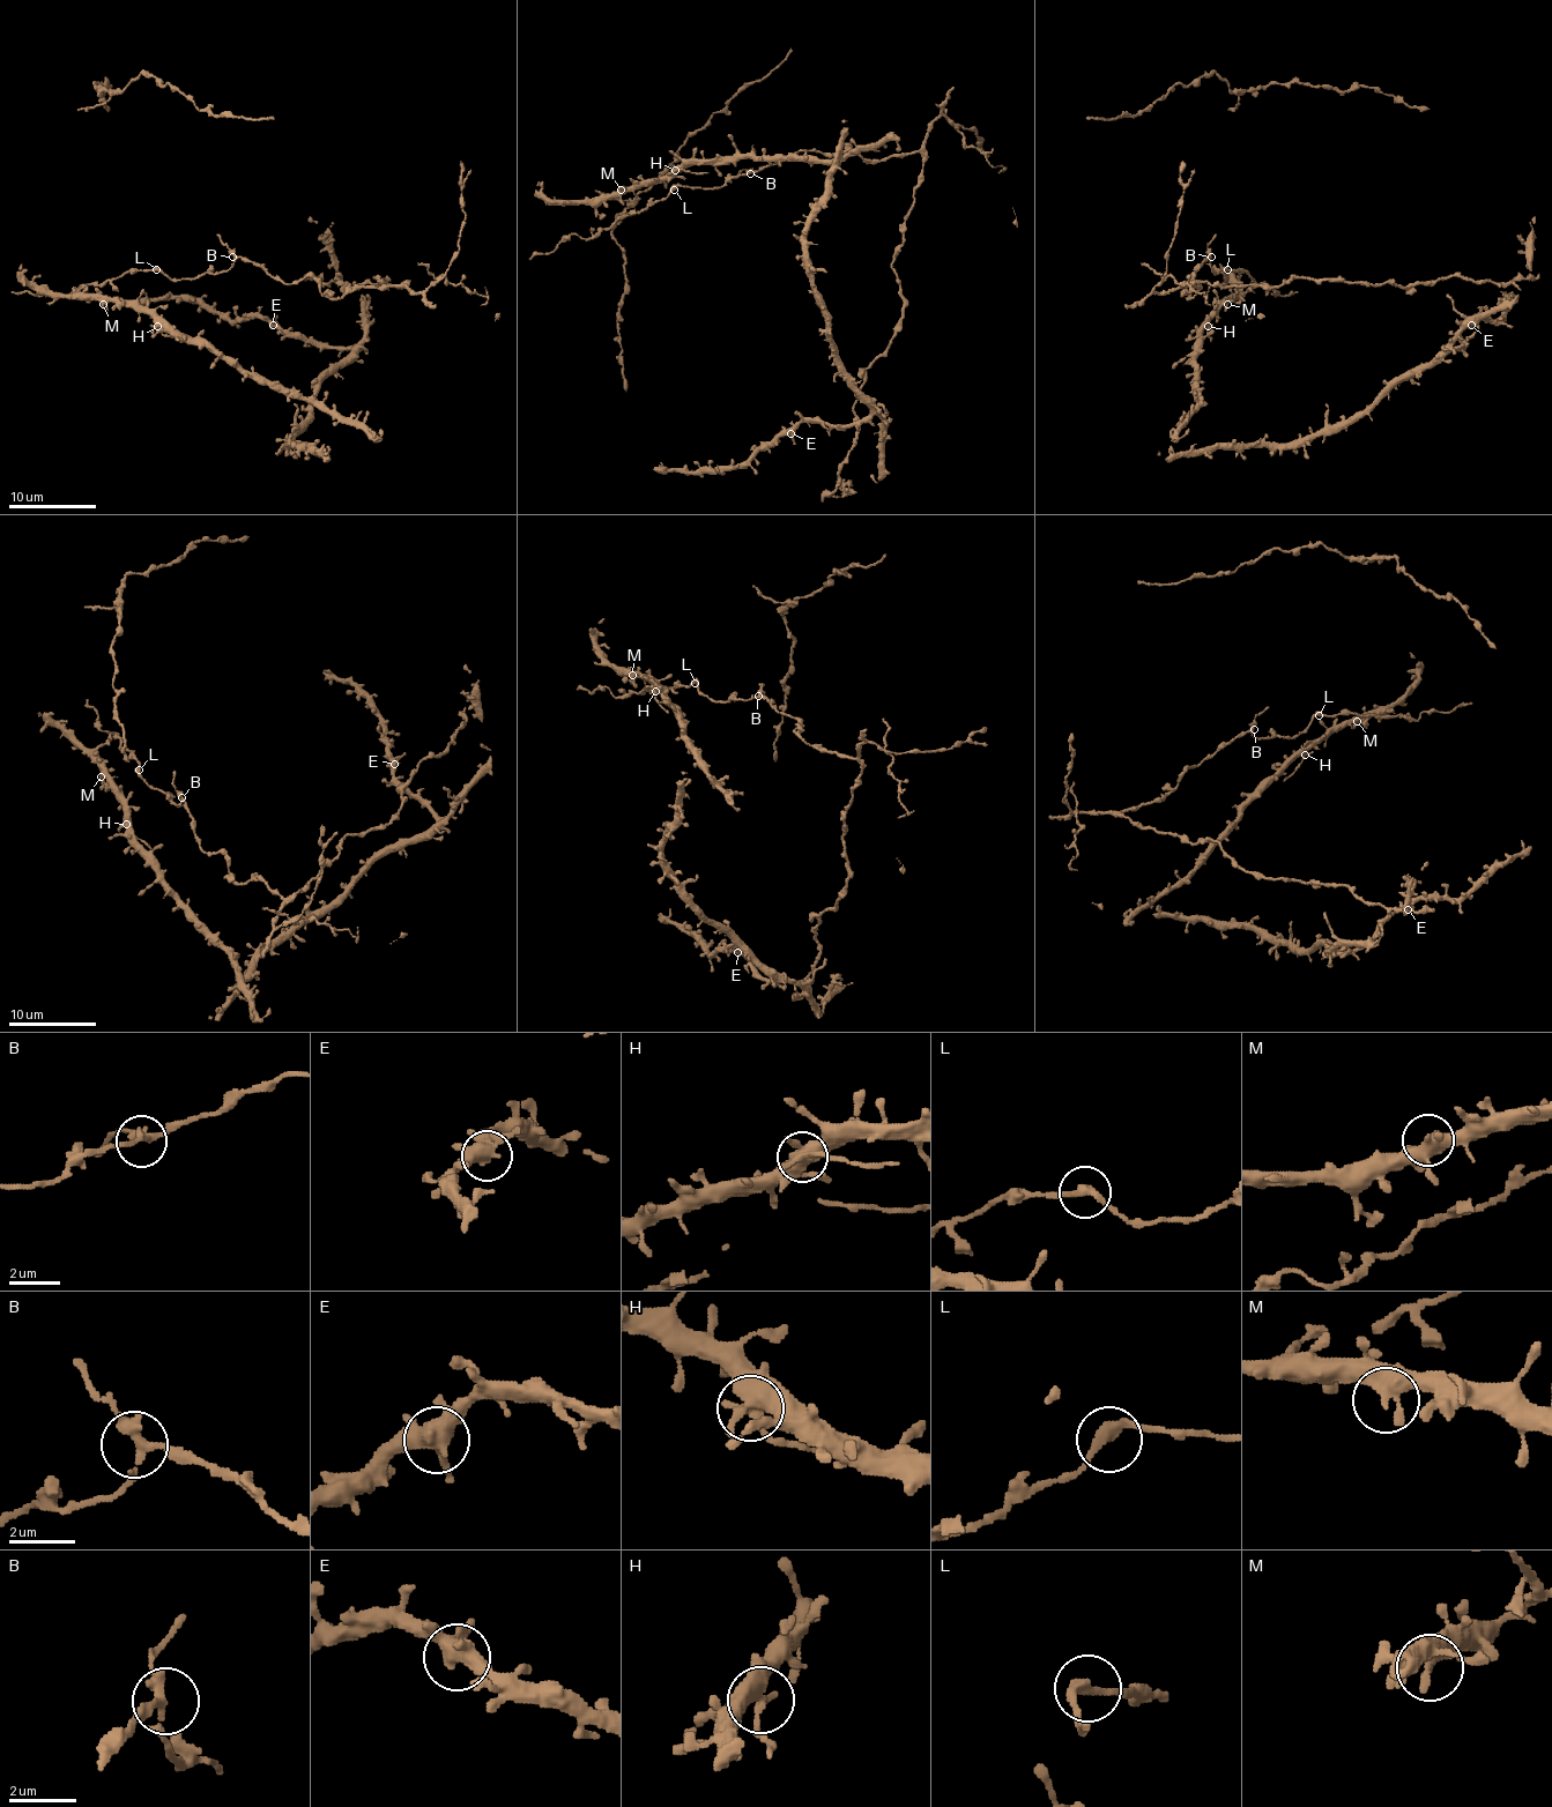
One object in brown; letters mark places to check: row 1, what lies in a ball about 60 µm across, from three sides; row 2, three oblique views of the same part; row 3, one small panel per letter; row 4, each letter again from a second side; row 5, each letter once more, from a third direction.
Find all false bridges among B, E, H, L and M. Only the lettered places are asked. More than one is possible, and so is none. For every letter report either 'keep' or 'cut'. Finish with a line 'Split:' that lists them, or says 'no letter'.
B: keep
E: keep
H: keep
L: keep
M: keep
Split: no letter

